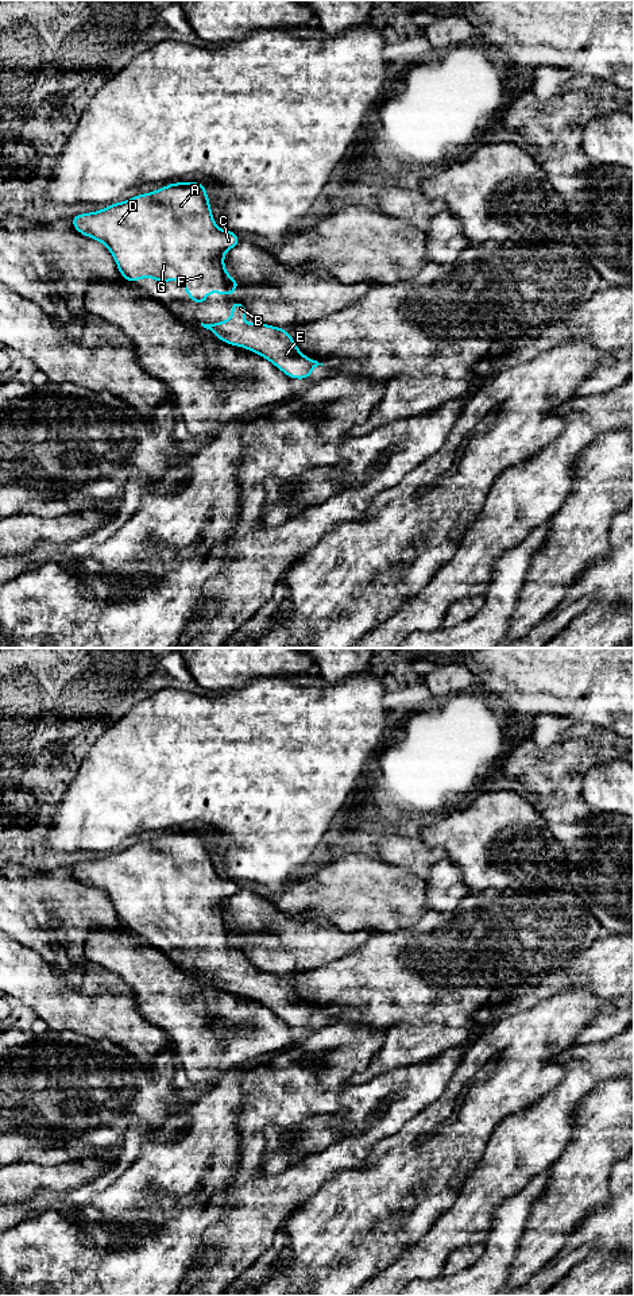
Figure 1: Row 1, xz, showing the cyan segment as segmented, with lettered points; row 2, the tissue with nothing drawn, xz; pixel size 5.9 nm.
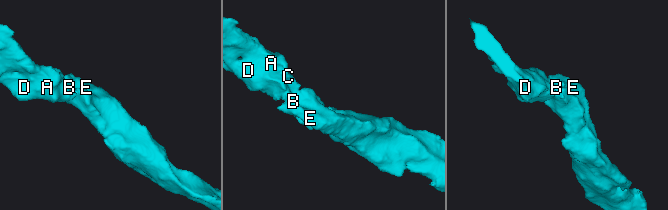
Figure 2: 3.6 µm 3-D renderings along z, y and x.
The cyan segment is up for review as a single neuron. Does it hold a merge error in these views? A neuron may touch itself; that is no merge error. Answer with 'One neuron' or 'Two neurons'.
One neuron

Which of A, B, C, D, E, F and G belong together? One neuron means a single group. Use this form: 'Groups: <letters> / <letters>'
Groups: A B C D E F G

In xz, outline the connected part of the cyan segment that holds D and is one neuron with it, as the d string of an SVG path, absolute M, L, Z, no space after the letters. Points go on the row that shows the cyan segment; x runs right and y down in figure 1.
M174 182L70 220L77 232L107 246L120 274L129 282L148 277L162 284L179 279L190 300L201 306L212 292L229 296L239 289L237 281L224 267L224 252L237 246L240 239L216 225L204 184Z

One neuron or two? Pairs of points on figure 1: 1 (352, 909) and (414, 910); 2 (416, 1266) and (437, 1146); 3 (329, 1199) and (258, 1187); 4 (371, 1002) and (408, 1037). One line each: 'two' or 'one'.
1: one
2: two
3: two
4: one

